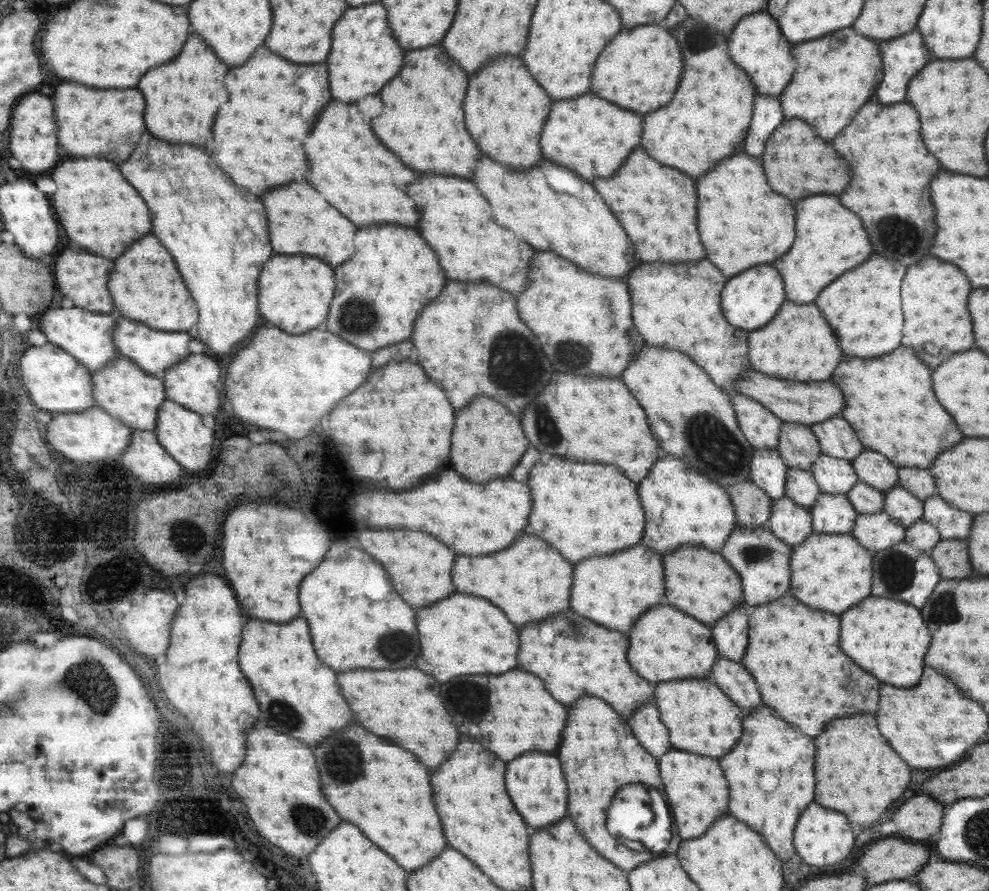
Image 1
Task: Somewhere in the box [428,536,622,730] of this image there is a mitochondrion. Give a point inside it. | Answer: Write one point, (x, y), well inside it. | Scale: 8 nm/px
(461, 694)

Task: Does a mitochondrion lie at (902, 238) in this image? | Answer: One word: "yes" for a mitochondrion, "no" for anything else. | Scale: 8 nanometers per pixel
yes

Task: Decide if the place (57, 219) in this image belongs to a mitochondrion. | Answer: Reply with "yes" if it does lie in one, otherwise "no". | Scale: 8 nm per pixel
no

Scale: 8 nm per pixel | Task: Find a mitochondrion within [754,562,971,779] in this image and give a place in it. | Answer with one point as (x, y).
(944, 610)

